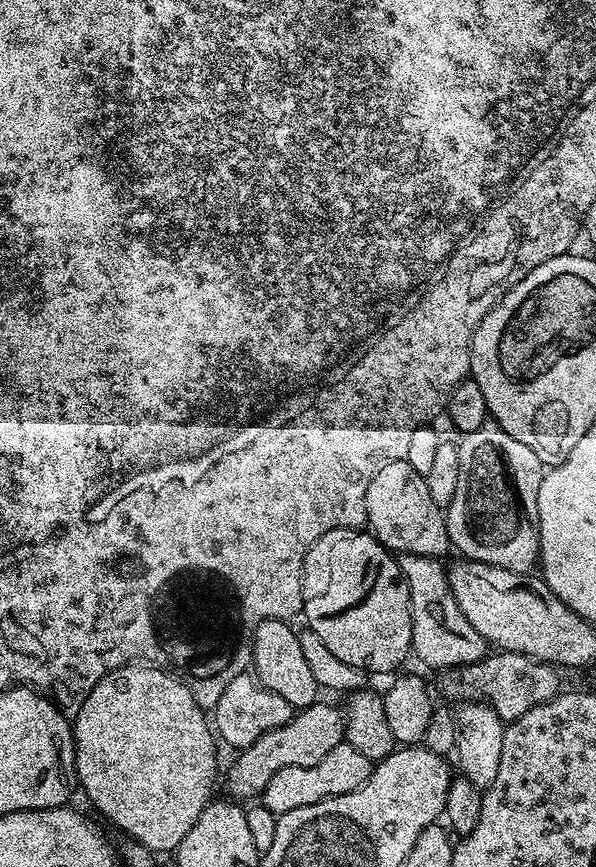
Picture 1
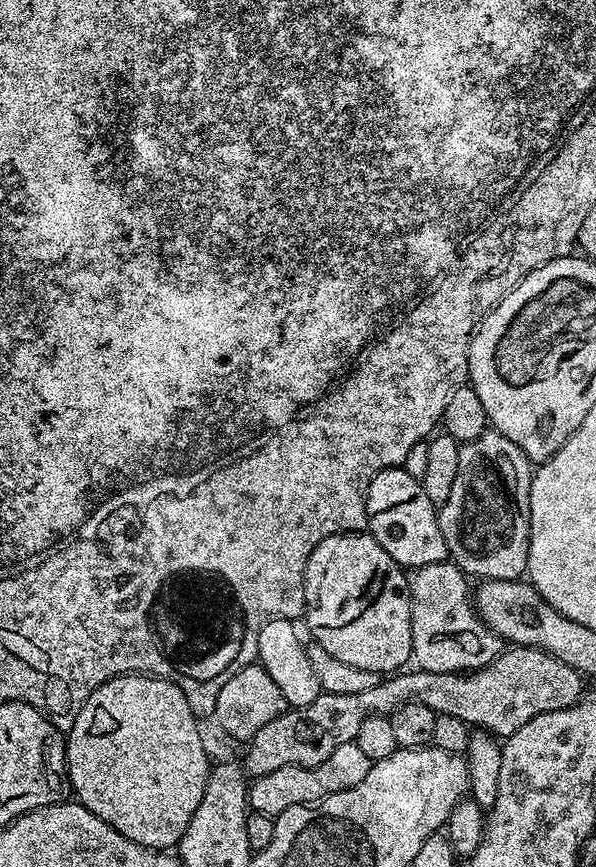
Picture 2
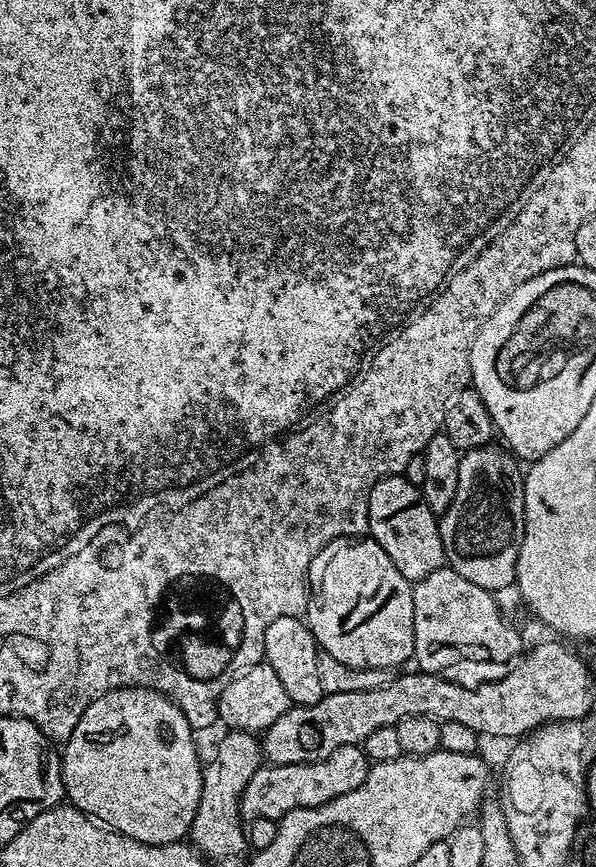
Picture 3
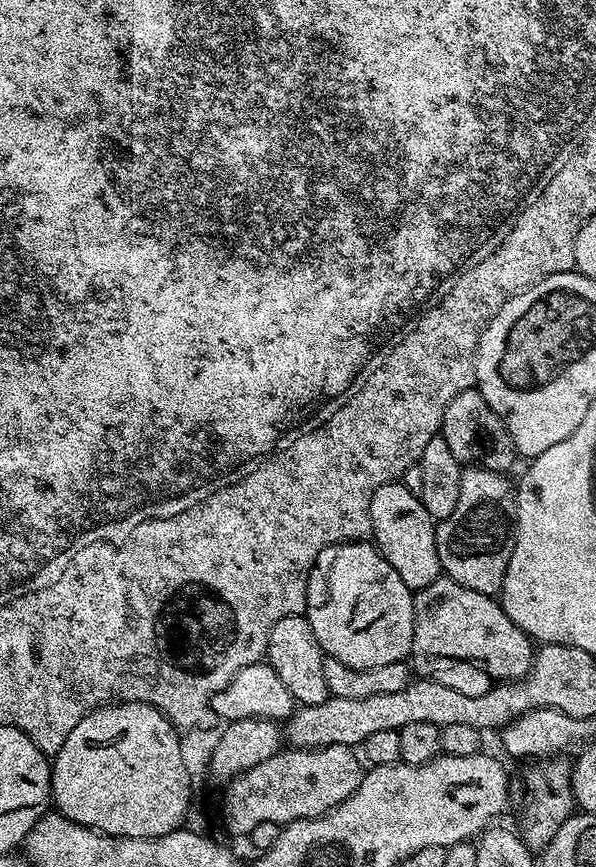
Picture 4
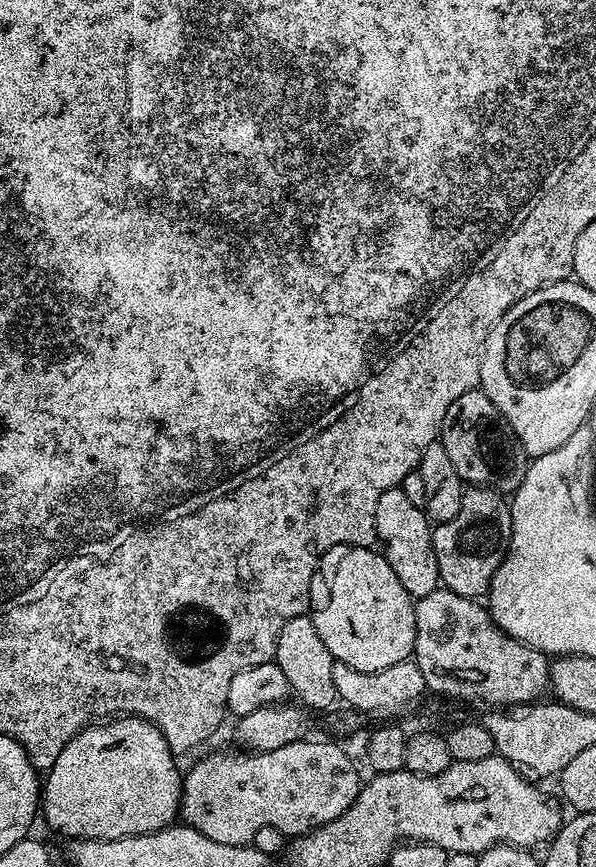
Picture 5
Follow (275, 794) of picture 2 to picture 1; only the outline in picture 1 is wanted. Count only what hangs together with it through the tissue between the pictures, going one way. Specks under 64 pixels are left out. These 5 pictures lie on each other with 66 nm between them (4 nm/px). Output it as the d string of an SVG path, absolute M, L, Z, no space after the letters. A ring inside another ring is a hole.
M345 742L334 746L334 750L330 750L330 754L326 754L326 758L314 766L286 766L286 770L278 770L278 774L266 782L262 803L278 817L290 810L298 810L298 806L310 806L331 796L358 790L358 786L370 778L373 767L374 761Z

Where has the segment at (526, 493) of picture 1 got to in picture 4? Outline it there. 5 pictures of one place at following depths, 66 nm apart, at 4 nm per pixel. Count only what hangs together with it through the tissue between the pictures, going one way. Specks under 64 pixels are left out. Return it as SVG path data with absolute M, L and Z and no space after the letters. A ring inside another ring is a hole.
M465 467L454 514L436 524L436 549L443 575L490 597L504 586L506 566L516 541L516 490L508 479L502 472Z

